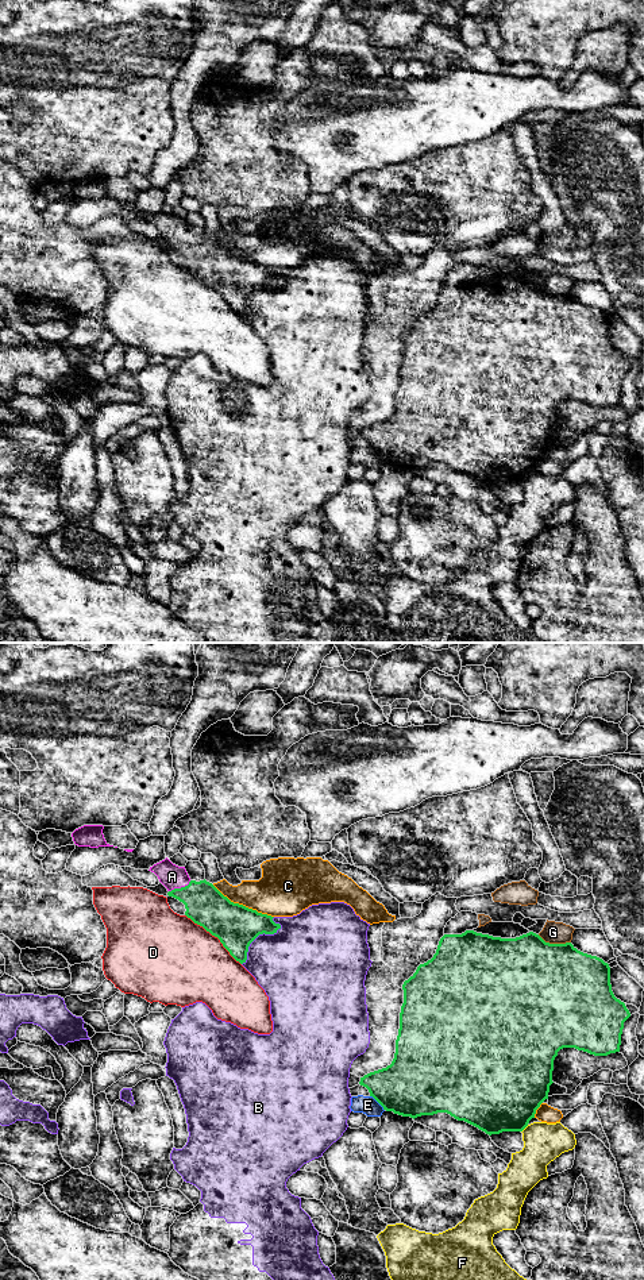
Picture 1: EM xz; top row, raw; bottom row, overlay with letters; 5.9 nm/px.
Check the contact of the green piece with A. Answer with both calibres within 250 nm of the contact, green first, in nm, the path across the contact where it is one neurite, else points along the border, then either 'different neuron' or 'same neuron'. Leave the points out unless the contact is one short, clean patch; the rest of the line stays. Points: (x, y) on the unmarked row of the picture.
240 nm thick on the green side, 150 nm on the other; runs through xz (205, 257), (196, 247), (181, 239), (172, 228); same neuron

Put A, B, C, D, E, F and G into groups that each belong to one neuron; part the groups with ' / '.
A / B / C / D / E / F / G

